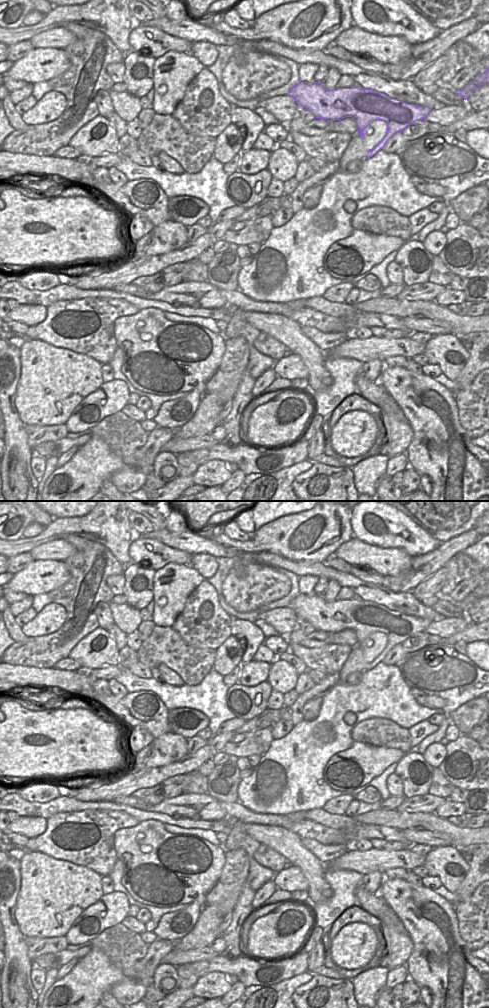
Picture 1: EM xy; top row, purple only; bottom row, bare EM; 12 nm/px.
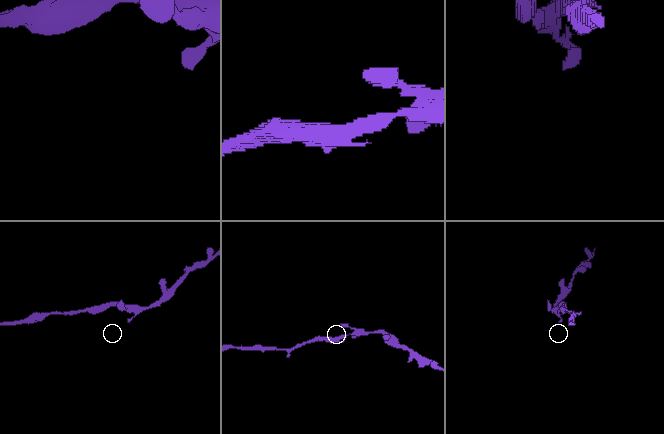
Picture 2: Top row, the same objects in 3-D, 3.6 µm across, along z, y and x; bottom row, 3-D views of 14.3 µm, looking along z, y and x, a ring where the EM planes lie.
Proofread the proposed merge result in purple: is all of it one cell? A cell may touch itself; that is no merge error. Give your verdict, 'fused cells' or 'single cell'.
single cell

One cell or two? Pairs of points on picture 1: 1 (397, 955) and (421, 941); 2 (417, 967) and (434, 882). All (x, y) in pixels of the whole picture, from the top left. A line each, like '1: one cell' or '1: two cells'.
1: two cells
2: two cells

